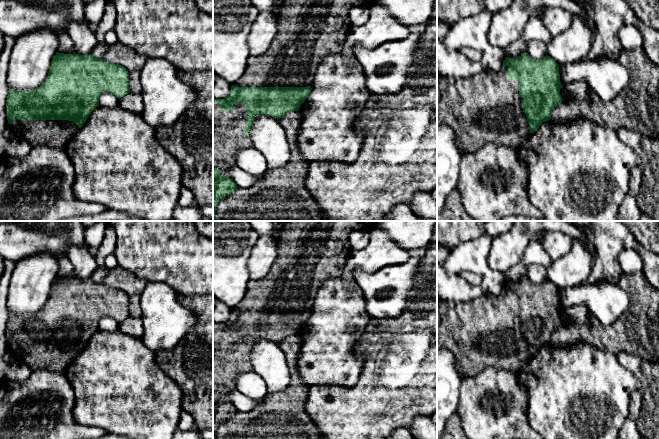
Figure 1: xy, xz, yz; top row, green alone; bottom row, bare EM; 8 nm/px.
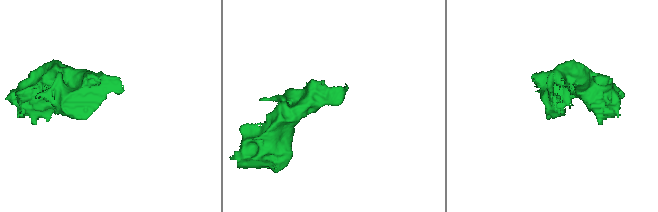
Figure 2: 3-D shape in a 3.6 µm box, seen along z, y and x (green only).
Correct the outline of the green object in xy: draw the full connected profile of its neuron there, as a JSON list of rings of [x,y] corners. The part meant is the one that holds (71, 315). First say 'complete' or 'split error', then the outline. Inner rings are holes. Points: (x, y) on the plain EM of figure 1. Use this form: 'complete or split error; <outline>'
split error; [[[57,276],[52,283],[48,300],[40,311],[22,316],[9,313],[6,324],[7,344],[18,360],[27,364],[32,371],[46,368],[64,372],[83,350],[91,336],[99,330],[99,320],[102,316],[110,316],[119,323],[127,319],[130,316],[128,294],[124,290],[97,283],[92,278]]]

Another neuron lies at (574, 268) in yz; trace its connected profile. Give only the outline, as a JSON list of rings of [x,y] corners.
[[[571,239],[569,252],[547,267],[547,279],[559,290],[586,283],[594,265],[594,258],[582,241]]]

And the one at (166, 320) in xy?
[[[147,282],[141,294],[144,345],[155,354],[175,350],[195,326],[197,314],[179,301],[180,294],[164,282]]]

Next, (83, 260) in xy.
[[[71,247],[67,256],[74,268],[74,276],[79,279],[91,278],[97,263],[94,253],[86,247]]]

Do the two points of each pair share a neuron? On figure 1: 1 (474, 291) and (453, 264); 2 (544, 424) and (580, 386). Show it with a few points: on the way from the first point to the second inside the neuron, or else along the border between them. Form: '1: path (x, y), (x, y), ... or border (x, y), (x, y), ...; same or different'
1: border (447, 271), (458, 274); different
2: path (553, 415), (573, 395); same

